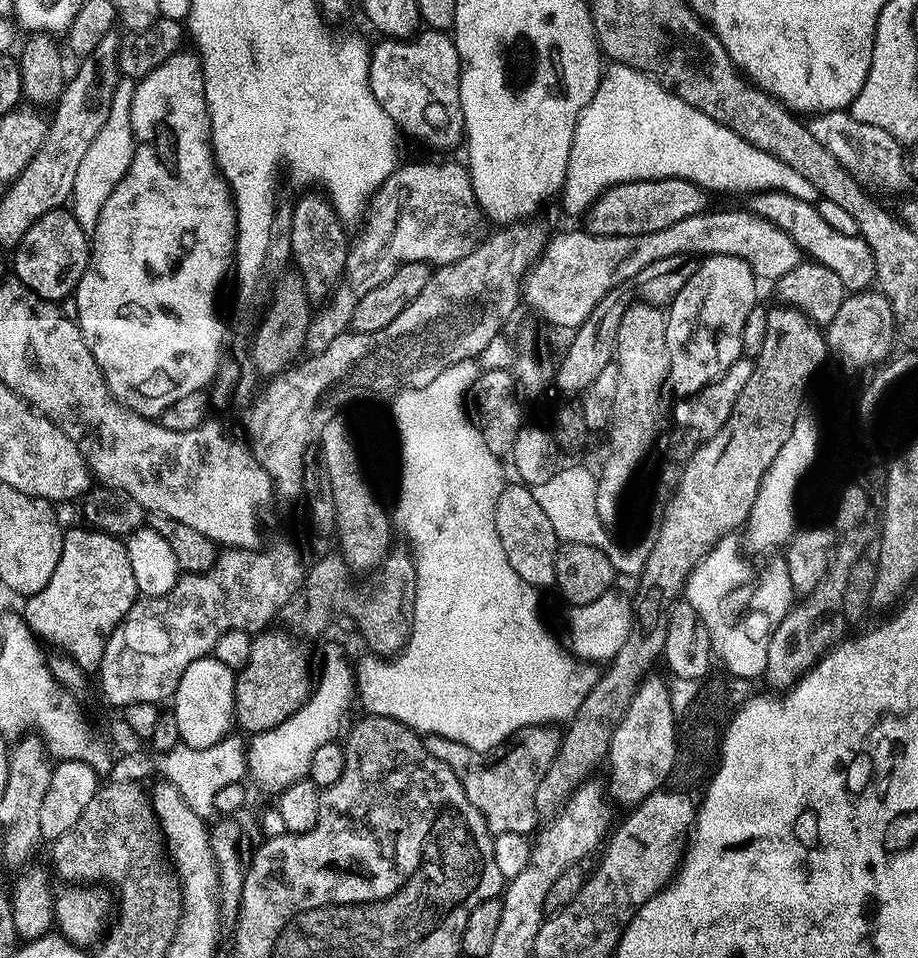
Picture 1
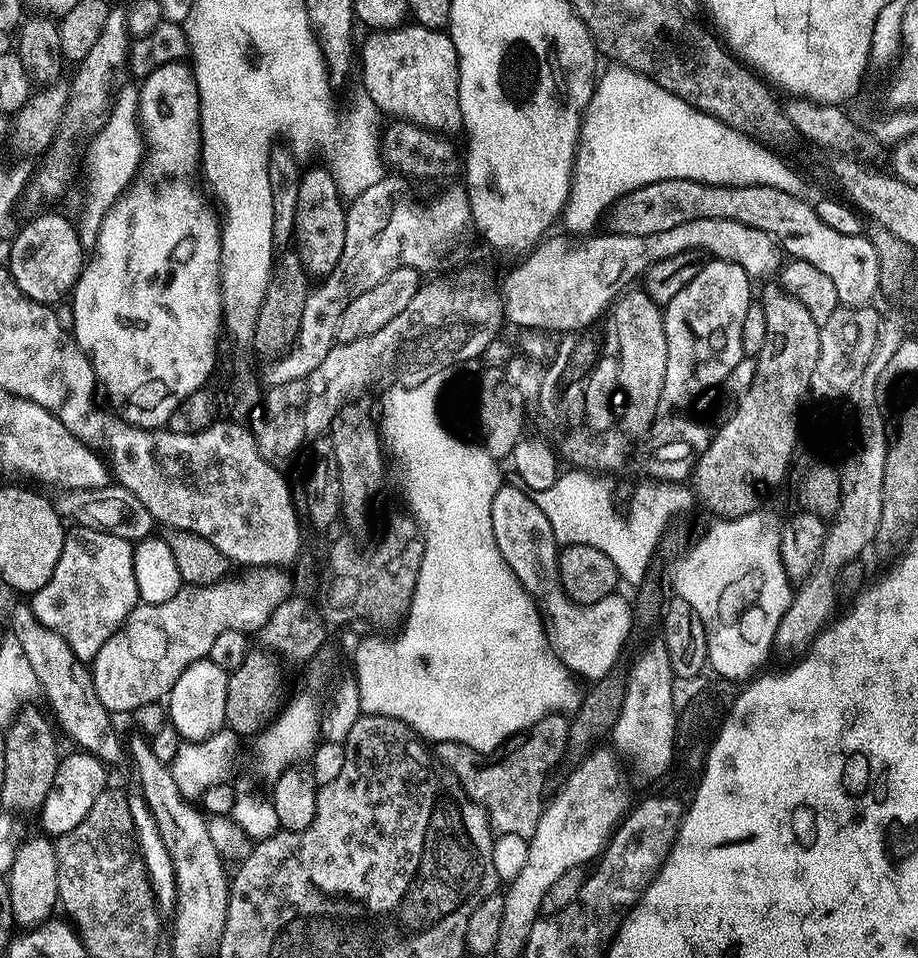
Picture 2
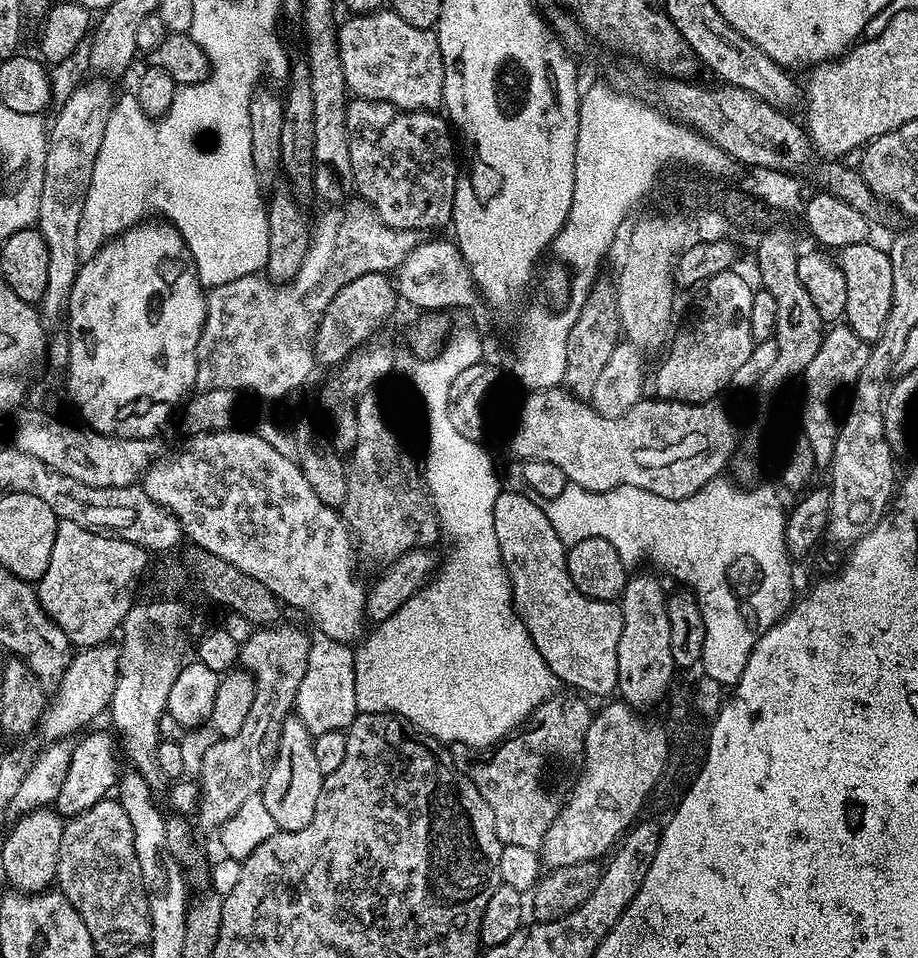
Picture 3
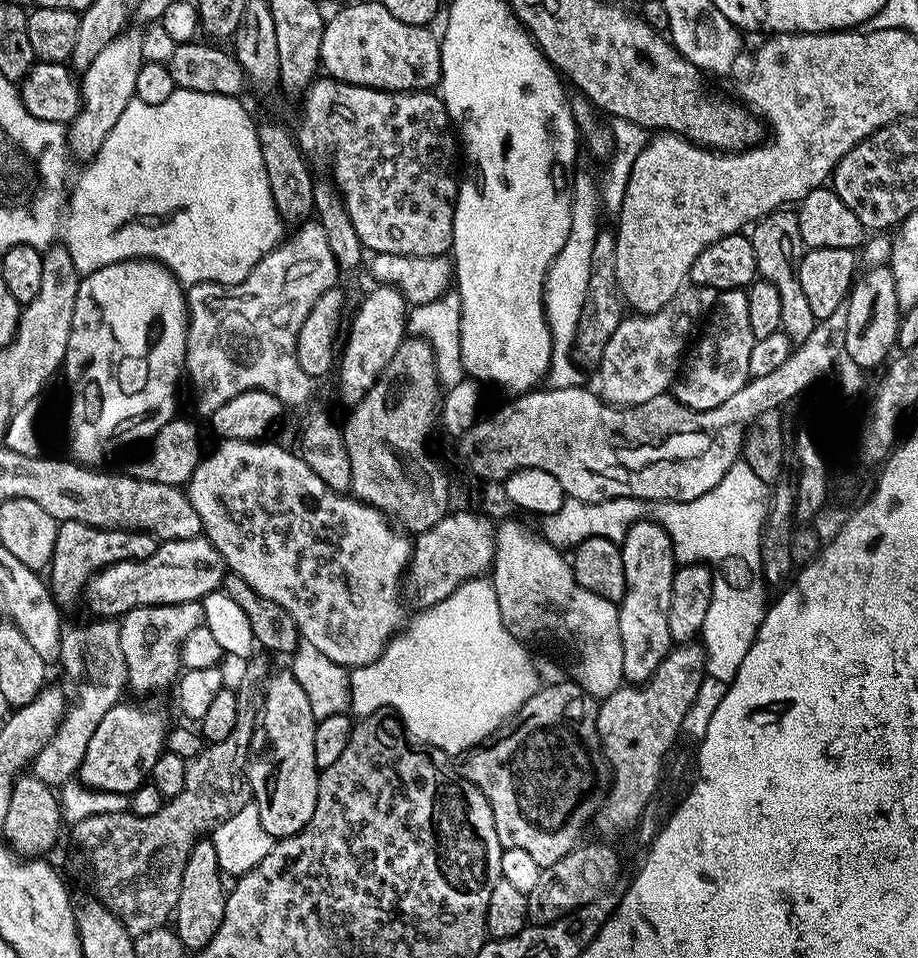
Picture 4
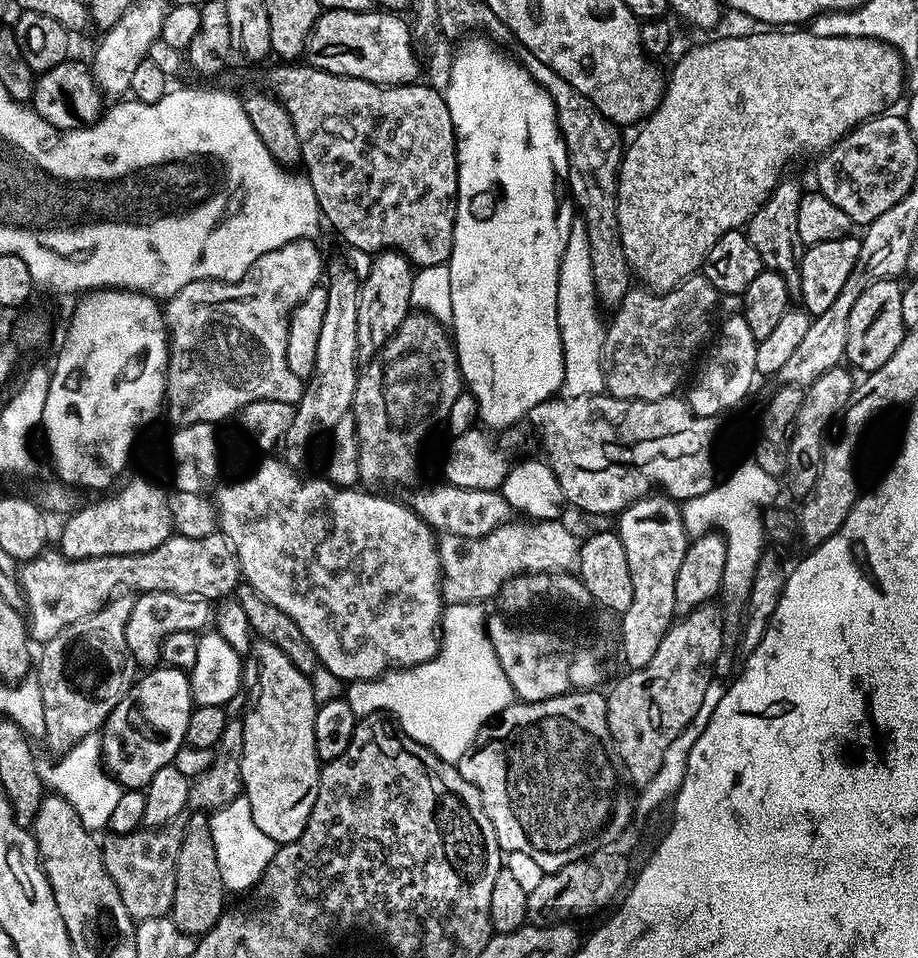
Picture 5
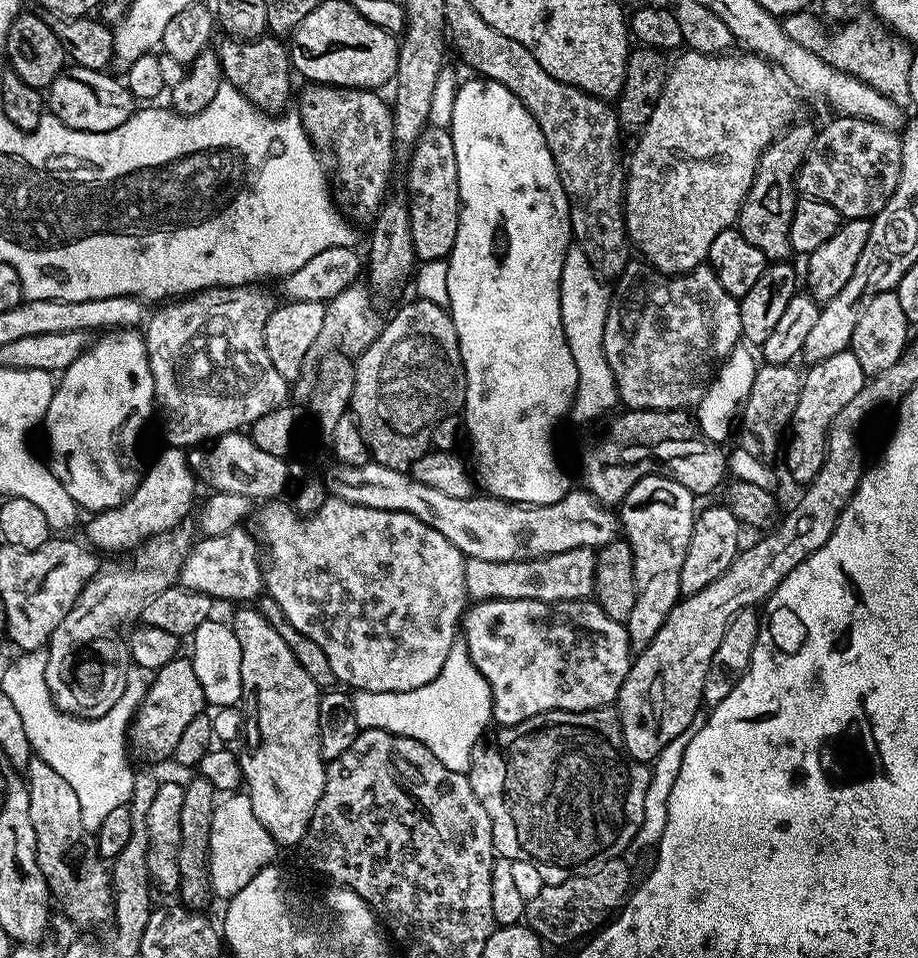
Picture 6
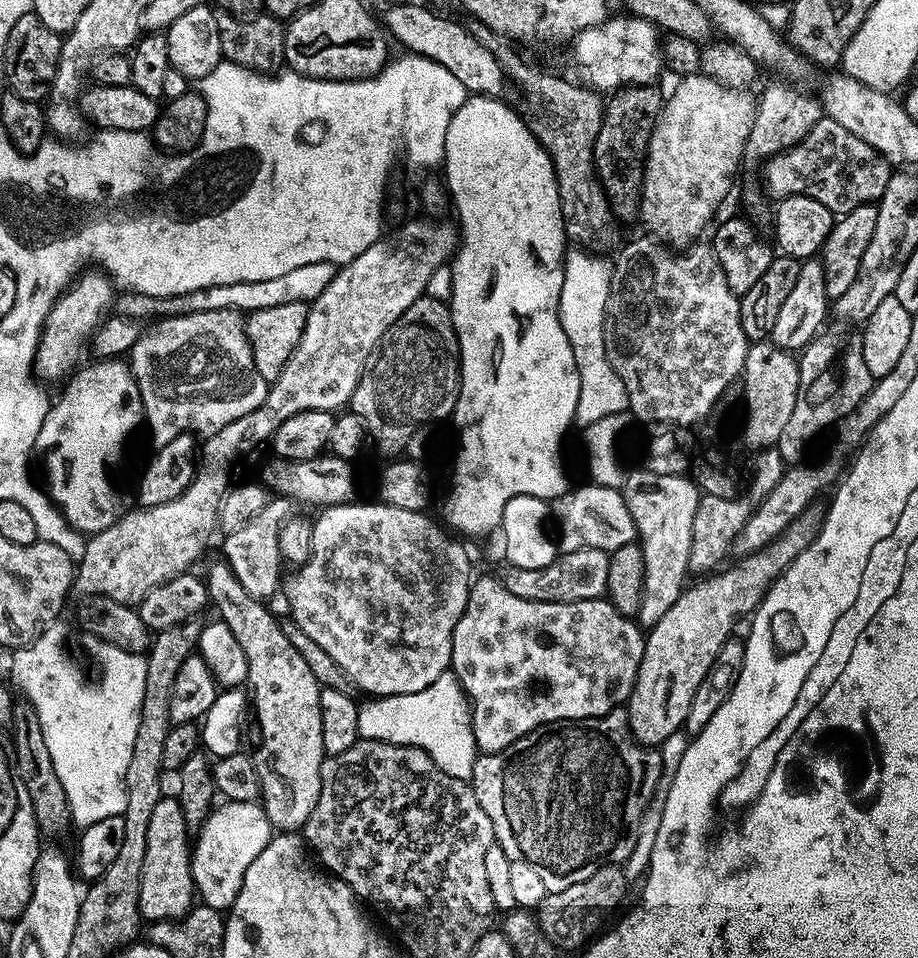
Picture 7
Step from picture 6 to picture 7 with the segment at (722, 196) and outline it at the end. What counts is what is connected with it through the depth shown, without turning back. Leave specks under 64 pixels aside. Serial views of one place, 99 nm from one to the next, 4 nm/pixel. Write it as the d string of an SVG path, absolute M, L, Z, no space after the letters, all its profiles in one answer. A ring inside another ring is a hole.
M703 74L685 76L677 84L680 85L672 93L667 93L660 117L656 119L656 129L648 143L638 220L644 223L648 231L645 233L651 234L665 246L680 250L701 239L700 231L707 226L716 207L727 198L732 179L744 160L744 147L750 138L756 100L748 97L747 91L725 88Z

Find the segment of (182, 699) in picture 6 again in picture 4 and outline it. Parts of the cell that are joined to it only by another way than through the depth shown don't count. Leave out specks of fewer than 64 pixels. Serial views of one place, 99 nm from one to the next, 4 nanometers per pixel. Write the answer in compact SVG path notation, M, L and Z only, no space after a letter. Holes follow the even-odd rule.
M127 702L115 704L106 710L102 722L98 722L98 730L90 738L90 746L86 746L86 758L82 758L78 773L79 783L97 792L135 792L151 777L154 762L166 751L169 727L160 708L143 708Z

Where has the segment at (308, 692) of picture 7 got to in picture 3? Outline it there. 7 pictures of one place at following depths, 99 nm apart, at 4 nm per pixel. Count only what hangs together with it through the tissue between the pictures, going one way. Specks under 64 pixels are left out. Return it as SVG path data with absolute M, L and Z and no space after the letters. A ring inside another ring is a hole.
M296 714L289 715L279 728L280 745L276 748L276 757L271 757L262 795L266 811L270 818L274 818L277 829L281 832L297 832L302 830L302 826L310 826L310 818L314 818L314 806L318 806L318 794L322 790L324 776L314 759L314 737L299 717Z

